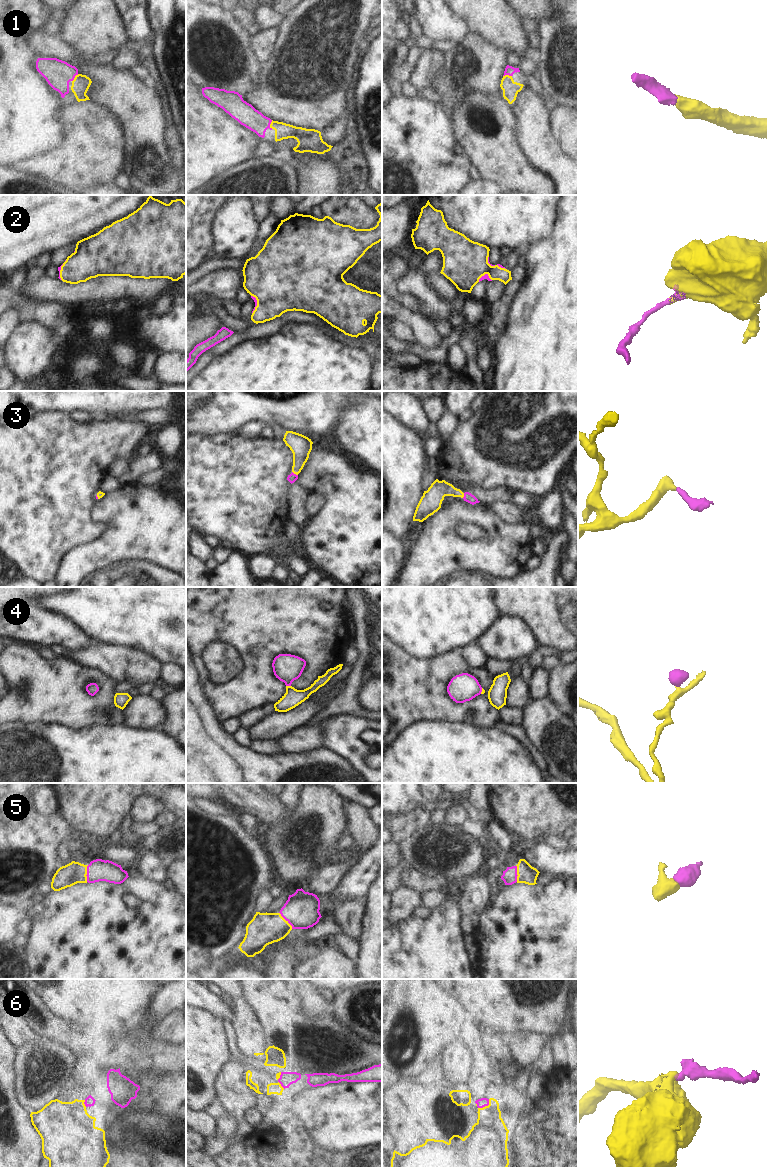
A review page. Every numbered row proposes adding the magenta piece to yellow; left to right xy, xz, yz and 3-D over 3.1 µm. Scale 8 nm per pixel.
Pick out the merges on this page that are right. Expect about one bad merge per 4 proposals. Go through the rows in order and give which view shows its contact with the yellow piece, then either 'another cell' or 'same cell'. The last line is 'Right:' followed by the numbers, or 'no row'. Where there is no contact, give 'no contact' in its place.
1: meets yellow in xz; same cell
2: meets yellow in xz; same cell
3: meets yellow in xz; same cell
4: meets yellow in xz; same cell
5: meets yellow in xz; same cell
6: meets yellow in yz; same cell
Right: 1, 2, 3, 4, 5, 6

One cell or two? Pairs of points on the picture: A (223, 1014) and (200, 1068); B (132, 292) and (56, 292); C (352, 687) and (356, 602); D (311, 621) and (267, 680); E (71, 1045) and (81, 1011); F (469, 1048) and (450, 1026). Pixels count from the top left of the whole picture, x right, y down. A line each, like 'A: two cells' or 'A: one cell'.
A: two cells
B: one cell
C: one cell
D: one cell
E: two cells
F: two cells

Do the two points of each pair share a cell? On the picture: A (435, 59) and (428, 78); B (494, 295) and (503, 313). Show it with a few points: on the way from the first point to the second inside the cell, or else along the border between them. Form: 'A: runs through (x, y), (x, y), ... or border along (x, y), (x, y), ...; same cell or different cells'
A: runs through (430, 64), (428, 73); same cell
B: border along (503, 295), (492, 304); different cells

